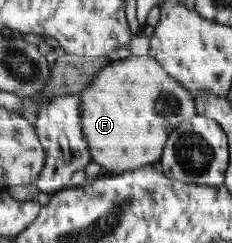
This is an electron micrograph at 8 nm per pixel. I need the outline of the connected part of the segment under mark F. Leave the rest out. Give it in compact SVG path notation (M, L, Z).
M150 54L145 56L131 55L129 57L110 61L102 70L97 72L97 78L89 88L81 93L83 106L83 138L89 141L89 149L93 155L93 162L105 167L107 175L134 171L145 165L159 161L167 146L169 137L183 121L198 114L196 99L193 93L171 77L163 65Z

